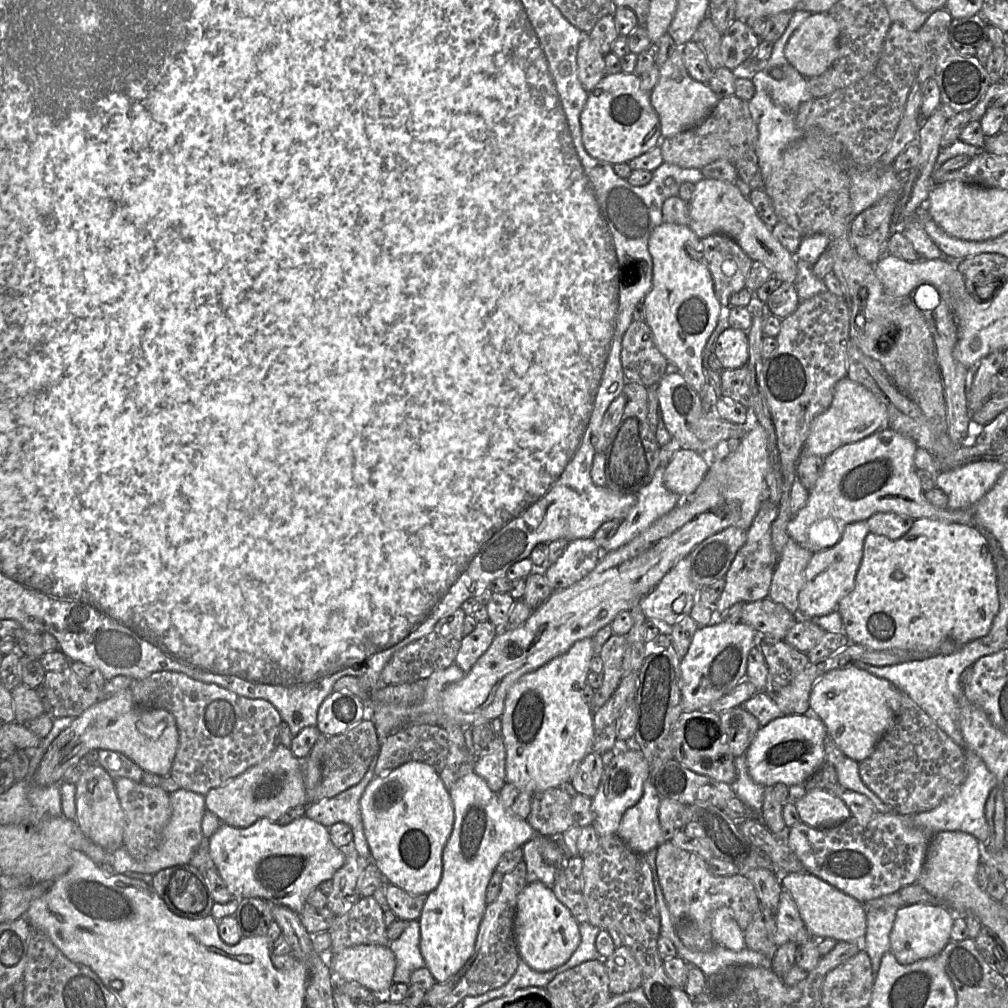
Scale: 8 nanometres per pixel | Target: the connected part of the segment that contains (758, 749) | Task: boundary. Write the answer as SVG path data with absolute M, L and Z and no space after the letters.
M783 714L761 727L745 752L744 757L748 774L755 783L765 787L779 783L787 786L802 784L826 762L824 745L826 737L826 727L819 718L812 718L805 714Z

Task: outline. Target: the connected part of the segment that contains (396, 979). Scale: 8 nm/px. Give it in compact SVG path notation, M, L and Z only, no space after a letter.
M418 919L408 922L402 934L389 943L388 948L395 957L393 983L410 985L410 975L416 969L425 967L420 952L420 926Z

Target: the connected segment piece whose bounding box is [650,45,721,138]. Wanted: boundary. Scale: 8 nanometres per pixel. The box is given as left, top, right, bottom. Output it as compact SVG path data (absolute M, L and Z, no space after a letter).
M677 45L672 56L660 67L658 83L650 93L661 133L665 138L700 124L714 109L721 98L707 84L694 80L688 73L683 58L683 45Z

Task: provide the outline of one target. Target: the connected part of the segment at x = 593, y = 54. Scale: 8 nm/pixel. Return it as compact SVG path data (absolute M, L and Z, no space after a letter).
M583 34L577 51L578 77L585 90L592 90L606 75L604 56L589 34Z

